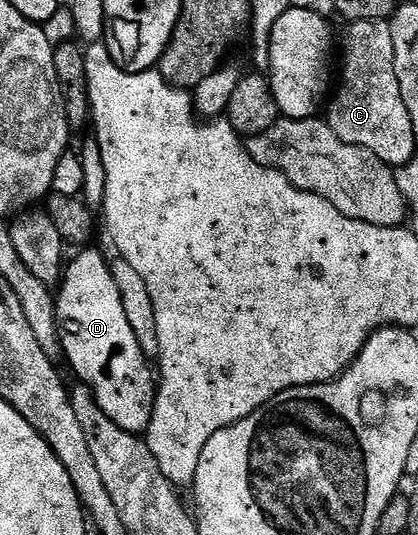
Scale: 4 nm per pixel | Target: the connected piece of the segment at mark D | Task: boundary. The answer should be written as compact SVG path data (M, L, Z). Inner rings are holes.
M84 249L76 260L69 262L64 268L62 282L58 287L56 300L56 321L60 325L60 347L62 355L68 358L72 371L79 382L89 387L96 403L118 425L118 429L126 429L131 435L143 436L148 430L158 390L154 371L148 368L149 356L142 353L138 340L134 337L134 329L130 329L130 321L126 321L126 309L122 305L122 297L118 293L118 285L112 276L109 260L104 260L100 251Z

